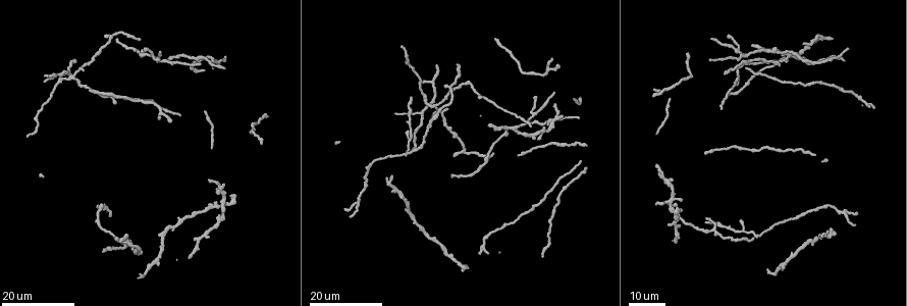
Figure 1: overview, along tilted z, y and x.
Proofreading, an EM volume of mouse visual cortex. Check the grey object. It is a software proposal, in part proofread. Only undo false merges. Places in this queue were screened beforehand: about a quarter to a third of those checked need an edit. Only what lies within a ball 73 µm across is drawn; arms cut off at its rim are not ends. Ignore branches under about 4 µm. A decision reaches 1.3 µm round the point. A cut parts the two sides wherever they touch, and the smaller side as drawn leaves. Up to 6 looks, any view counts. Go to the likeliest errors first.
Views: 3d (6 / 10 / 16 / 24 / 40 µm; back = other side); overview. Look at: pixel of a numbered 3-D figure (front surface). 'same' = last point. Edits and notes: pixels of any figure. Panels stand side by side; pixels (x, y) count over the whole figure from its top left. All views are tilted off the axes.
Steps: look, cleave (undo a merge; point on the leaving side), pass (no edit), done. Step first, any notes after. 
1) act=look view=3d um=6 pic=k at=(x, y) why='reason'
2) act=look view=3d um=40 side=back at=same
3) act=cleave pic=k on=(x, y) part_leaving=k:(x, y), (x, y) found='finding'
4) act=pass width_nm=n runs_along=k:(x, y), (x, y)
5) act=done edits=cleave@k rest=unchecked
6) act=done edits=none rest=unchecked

act=look view=3d um=24 pic=1 at=(73, 77) why='three arms meet'

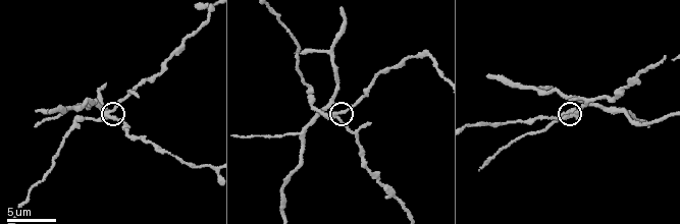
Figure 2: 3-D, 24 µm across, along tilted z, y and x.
act=look view=3d um=10 pic=2 at=(337, 116)

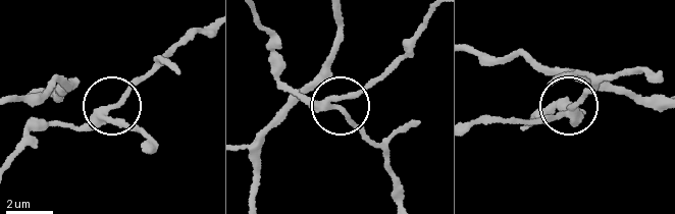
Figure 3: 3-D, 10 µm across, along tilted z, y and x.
act=look view=3d um=6 pic=3 at=(114, 105)

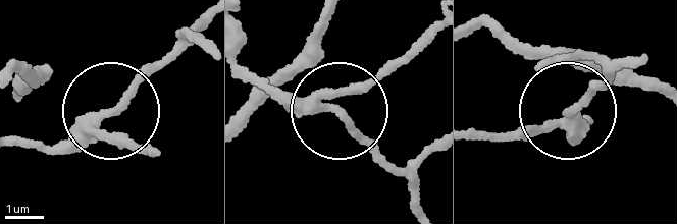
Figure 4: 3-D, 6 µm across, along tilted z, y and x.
act=cleave pic=4 on=(122, 141) width_nm=220 part_leaving=4:(86, 128), (150, 152) found='two neurons meet here'

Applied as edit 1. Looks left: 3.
act=look view=overview

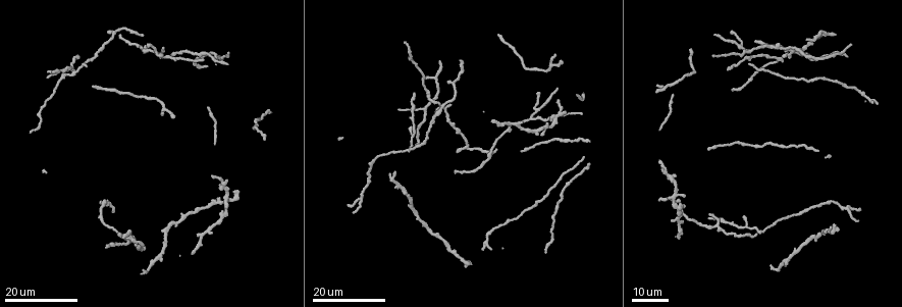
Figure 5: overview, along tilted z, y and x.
act=look view=3d um=24 pic=5 at=(758, 230)

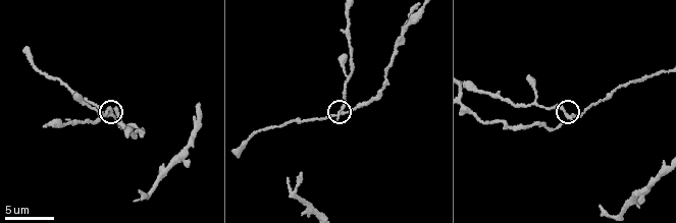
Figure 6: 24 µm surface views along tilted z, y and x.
act=look view=3d um=6 pic=6 at=(337, 114)

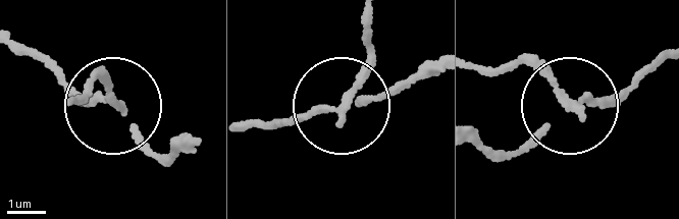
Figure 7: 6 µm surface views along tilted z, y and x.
act=cleave pic=7 on=(100, 76) width_nm=150 part_leaving=7:(340, 108), (371, 49), (375, 14) found='two neurons meet here'

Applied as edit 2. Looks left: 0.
act=done edits=cleave@4,cleave@7 rest=unchecked

